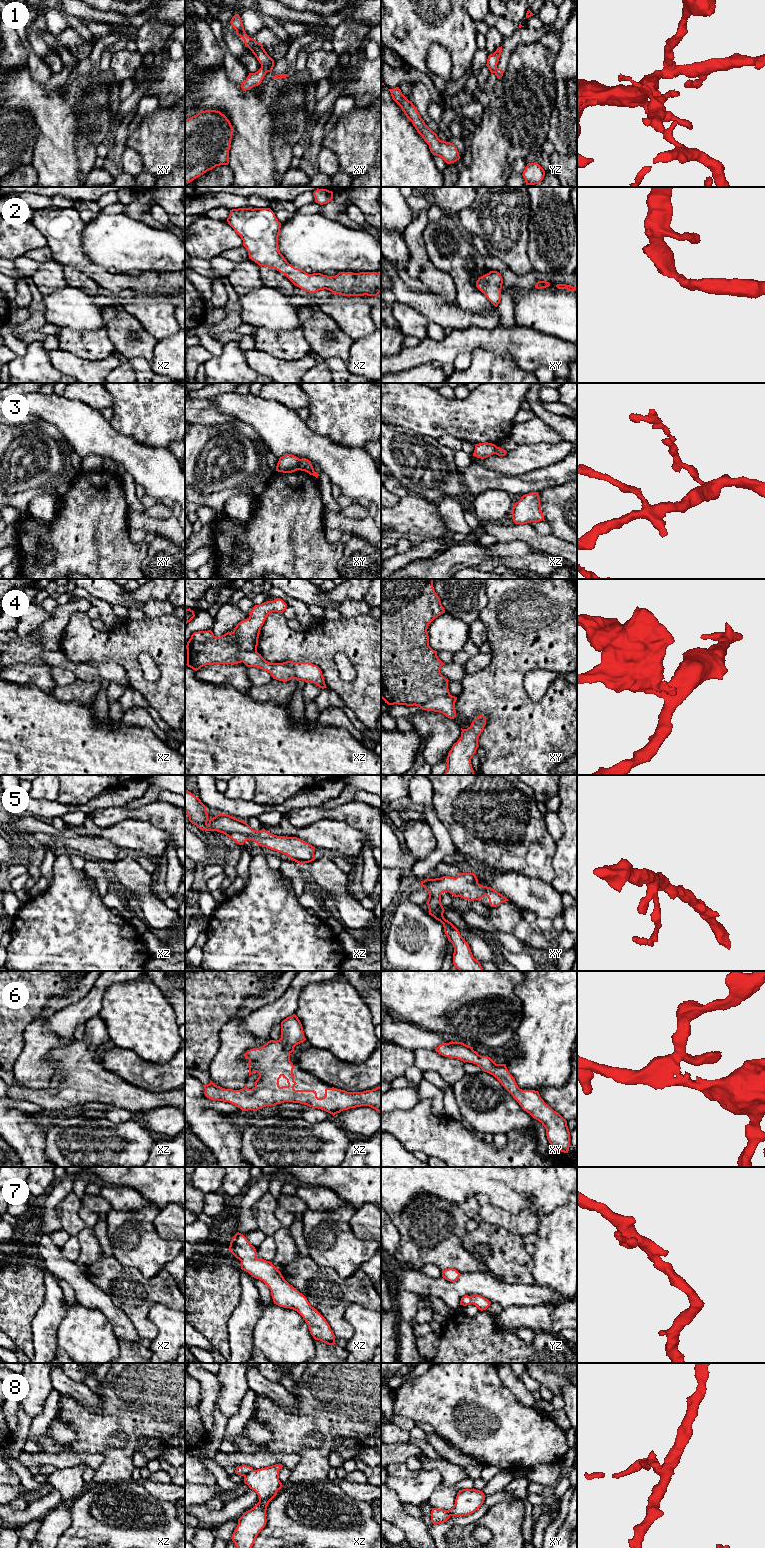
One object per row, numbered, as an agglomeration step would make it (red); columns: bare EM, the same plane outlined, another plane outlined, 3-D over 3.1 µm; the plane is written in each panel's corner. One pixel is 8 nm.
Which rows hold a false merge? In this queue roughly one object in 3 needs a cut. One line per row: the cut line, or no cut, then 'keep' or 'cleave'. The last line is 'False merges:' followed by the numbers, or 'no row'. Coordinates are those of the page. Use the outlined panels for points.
1: xy (261, 65), (268, 71) | cleave
2: no cut | keep
3: xy (300, 459), (297, 469) | cleave
4: xy (449, 694), (443, 697), (435, 697), (419, 706) | cleave
5: no cut | keep
6: no cut | keep
7: no cut | keep
8: xz (253, 1470), (244, 1476) | cleave
False merges: 1, 3, 4, 8

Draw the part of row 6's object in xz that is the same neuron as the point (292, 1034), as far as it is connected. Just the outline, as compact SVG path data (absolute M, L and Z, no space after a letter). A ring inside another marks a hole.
M295 1014L287 1017L281 1022L281 1038L279 1040L270 1040L260 1048L250 1049L244 1054L245 1058L249 1060L249 1076L254 1072L259 1074L259 1077L255 1081L254 1088L249 1089L245 1085L245 1087L240 1090L225 1089L215 1085L211 1081L209 1084L203 1085L205 1096L214 1101L229 1102L242 1111L257 1111L265 1106L275 1106L284 1102L293 1102L324 1110L333 1116L343 1110L361 1106L369 1106L381 1115L381 1086L363 1092L347 1092L334 1087L326 1088L325 1096L322 1098L318 1098L314 1090L295 1090L294 1087L297 1083L294 1081L294 1065L290 1061L290 1054L294 1052L296 1045L303 1043L305 1040L303 1027L298 1017ZM281 1077L287 1080L287 1086L279 1086L279 1079Z

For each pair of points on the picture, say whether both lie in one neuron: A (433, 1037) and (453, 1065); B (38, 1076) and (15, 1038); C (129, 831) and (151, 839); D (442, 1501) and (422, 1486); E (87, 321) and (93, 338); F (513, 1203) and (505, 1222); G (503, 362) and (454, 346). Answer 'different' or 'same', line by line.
A: different
B: different
C: same
D: different
E: different
F: different
G: different

